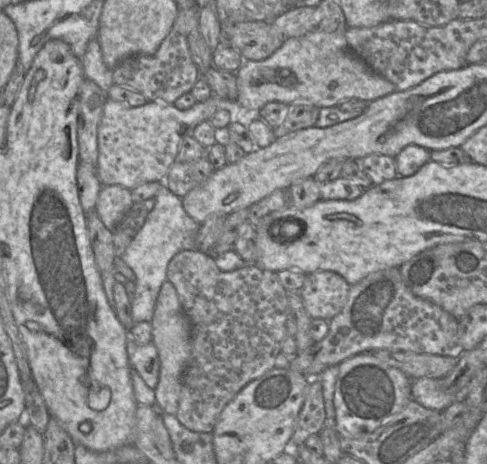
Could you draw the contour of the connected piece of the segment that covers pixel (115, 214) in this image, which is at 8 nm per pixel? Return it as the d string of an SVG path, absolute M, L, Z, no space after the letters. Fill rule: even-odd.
M103 185L98 194L95 212L105 227L113 232L132 204L131 190L118 185Z

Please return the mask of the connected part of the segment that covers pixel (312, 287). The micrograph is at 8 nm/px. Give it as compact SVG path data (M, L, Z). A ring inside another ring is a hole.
M319 270L307 274L299 294L312 319L330 321L343 309L350 284L338 273Z

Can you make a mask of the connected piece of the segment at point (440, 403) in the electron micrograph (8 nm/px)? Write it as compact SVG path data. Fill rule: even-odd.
M421 377L412 379L411 397L420 405L443 411L455 402L451 387L445 387L443 378Z

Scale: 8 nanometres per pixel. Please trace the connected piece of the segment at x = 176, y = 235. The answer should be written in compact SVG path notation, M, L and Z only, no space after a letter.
M164 183L155 200L156 204L148 213L144 225L120 258L136 275L136 292L131 306L134 324L152 321L160 289L167 280L169 262L182 251L196 250L196 237L200 228L184 210L182 199L173 194Z

